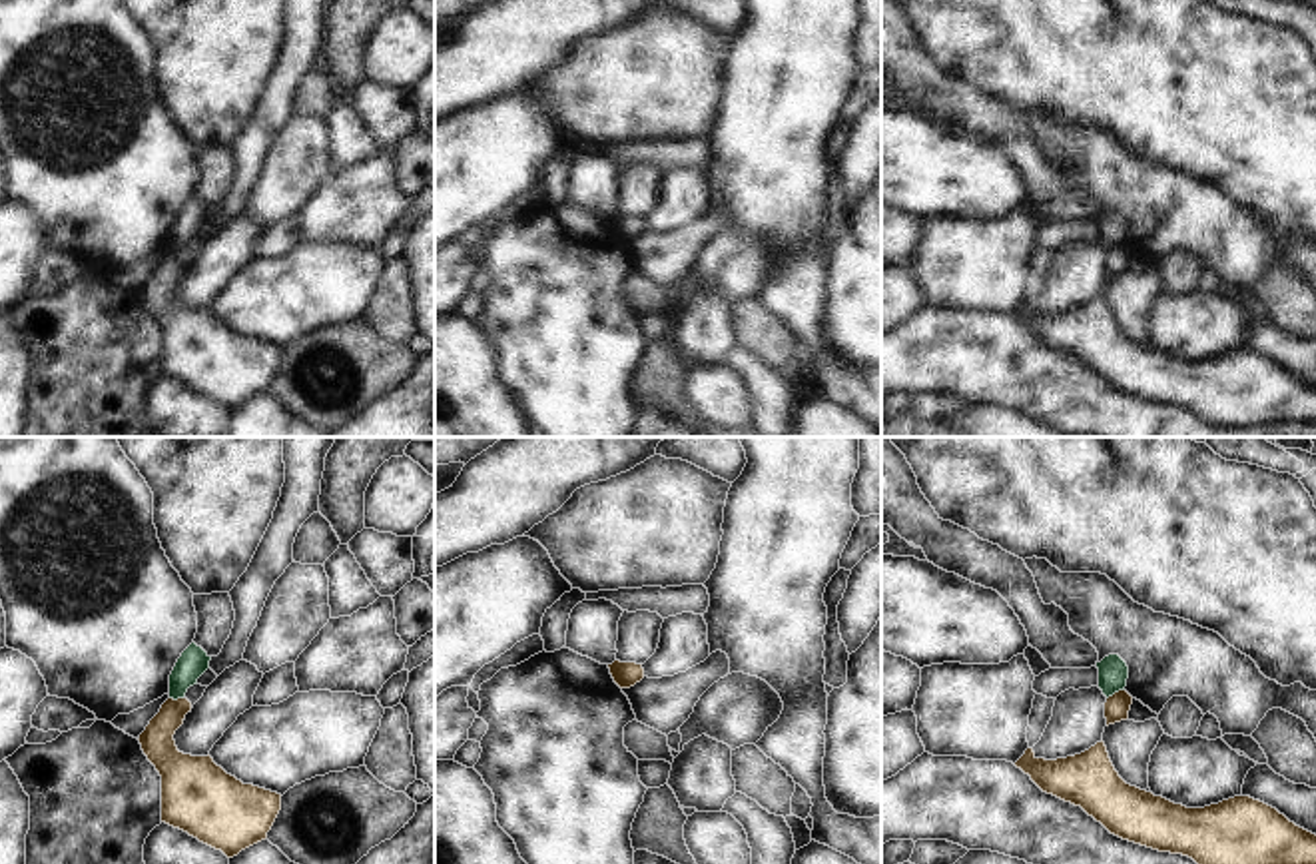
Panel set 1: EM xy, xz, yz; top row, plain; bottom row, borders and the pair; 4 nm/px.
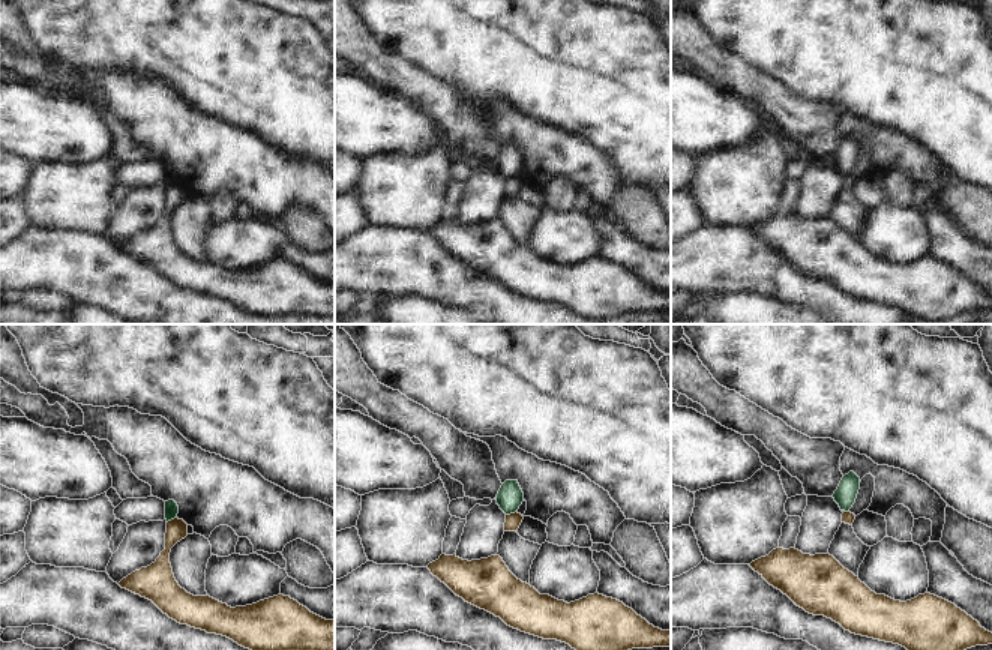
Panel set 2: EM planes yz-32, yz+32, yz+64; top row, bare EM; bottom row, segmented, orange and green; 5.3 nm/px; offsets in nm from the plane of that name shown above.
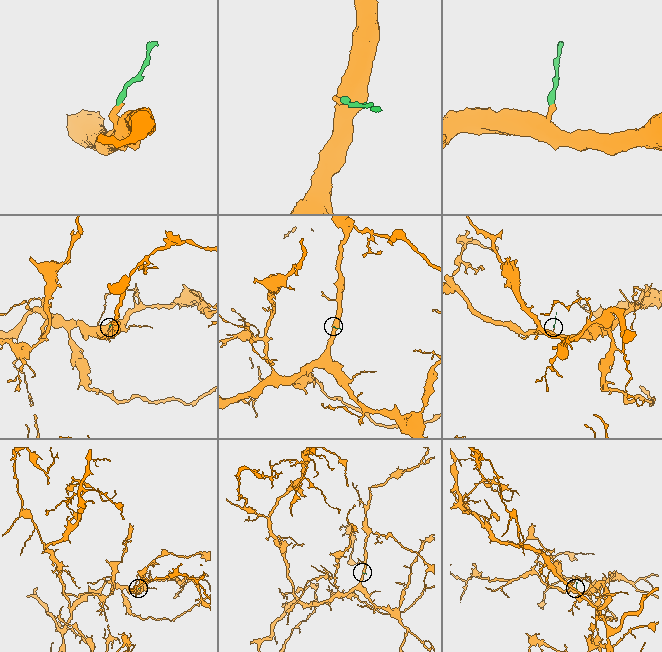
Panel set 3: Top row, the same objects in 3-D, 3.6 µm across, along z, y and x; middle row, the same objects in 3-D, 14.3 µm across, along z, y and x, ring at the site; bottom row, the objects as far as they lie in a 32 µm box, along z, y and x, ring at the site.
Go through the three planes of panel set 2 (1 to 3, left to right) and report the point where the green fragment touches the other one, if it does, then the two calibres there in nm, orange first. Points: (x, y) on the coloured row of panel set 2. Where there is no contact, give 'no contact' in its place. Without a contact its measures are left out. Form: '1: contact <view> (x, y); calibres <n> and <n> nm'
1: contact yz-32 (171, 520); calibres 110 and 80 nm
2: contact yz+32 (511, 514); calibres 80 and 140 nm
3: contact yz+64 (847, 512); calibres 60 and 120 nm

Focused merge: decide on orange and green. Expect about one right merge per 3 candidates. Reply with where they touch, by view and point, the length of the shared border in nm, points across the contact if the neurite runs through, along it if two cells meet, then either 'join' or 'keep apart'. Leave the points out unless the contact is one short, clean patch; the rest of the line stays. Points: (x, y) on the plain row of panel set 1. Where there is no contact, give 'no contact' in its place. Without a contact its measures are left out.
meets orange in yz at (1115, 246); contact 80 nm long; border along yz (1123, 242), (1107, 252); keep apart

